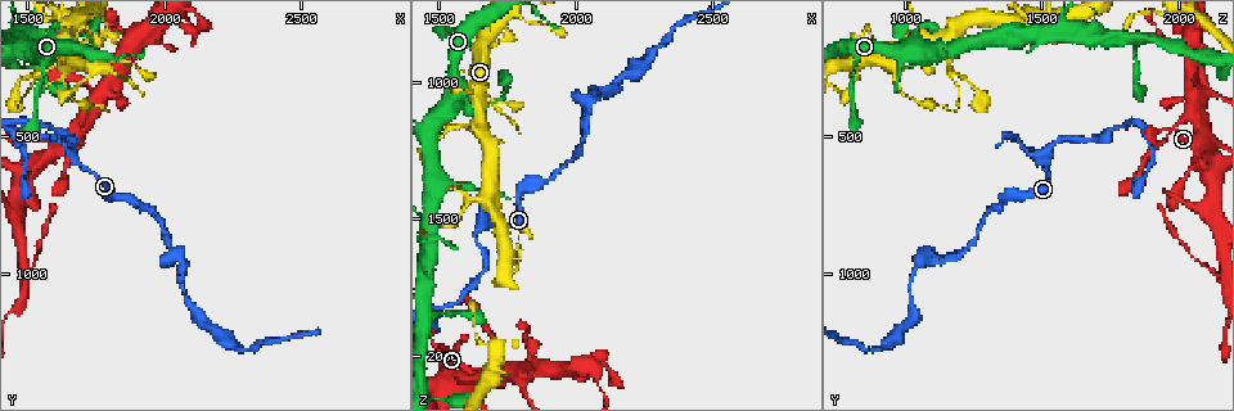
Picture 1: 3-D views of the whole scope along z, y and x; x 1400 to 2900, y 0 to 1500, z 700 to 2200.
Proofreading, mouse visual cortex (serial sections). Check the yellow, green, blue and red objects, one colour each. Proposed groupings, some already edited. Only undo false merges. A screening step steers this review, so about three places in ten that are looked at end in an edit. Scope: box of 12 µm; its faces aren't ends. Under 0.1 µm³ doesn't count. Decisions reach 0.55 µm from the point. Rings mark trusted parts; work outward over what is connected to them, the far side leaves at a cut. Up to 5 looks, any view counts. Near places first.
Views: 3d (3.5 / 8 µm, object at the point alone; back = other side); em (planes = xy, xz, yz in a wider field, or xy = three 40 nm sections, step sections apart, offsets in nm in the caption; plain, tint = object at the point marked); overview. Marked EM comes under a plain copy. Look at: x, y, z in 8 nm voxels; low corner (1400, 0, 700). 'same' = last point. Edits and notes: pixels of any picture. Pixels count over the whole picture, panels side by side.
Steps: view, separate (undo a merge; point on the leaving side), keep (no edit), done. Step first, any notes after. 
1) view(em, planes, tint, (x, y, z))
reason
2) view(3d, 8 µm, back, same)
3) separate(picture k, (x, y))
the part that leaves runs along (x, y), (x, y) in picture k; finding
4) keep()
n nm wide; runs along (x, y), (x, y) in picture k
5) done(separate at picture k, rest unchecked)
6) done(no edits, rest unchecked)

view(3d, 3.5 µm, (1760, 350, 2060))
four arms meet

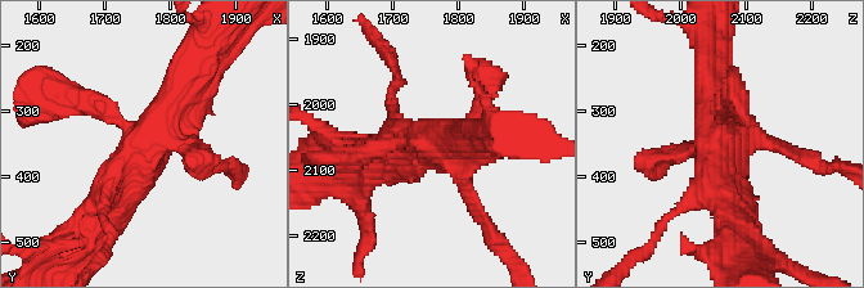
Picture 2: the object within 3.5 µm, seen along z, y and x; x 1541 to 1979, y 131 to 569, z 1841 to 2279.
view(em, xy, step 5, tint, (1760, 355, 2050))
now the EM

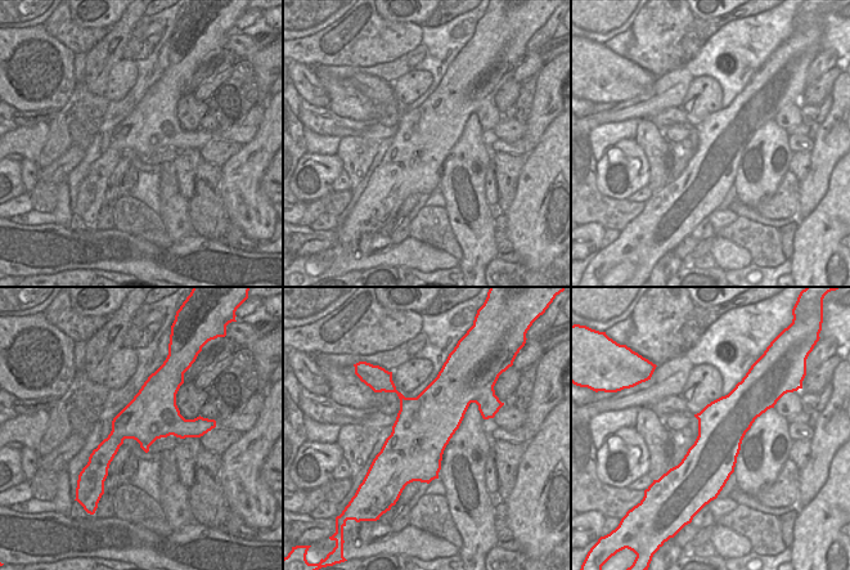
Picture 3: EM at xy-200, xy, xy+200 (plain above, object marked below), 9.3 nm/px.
keep()
runs along (102, 215), (197, 73) in picture 2; one cell here

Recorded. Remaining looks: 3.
view(3d, 3.5 µm, (1630, 520, 1560))
abrupt turn

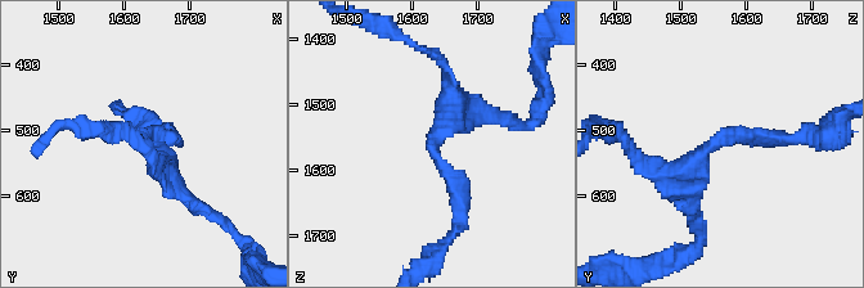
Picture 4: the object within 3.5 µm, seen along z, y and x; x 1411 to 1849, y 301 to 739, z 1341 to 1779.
view(em, xy, step 1, tint, (1635, 515, 1550))
arms of 200, 200 nm; shape alone is not enough

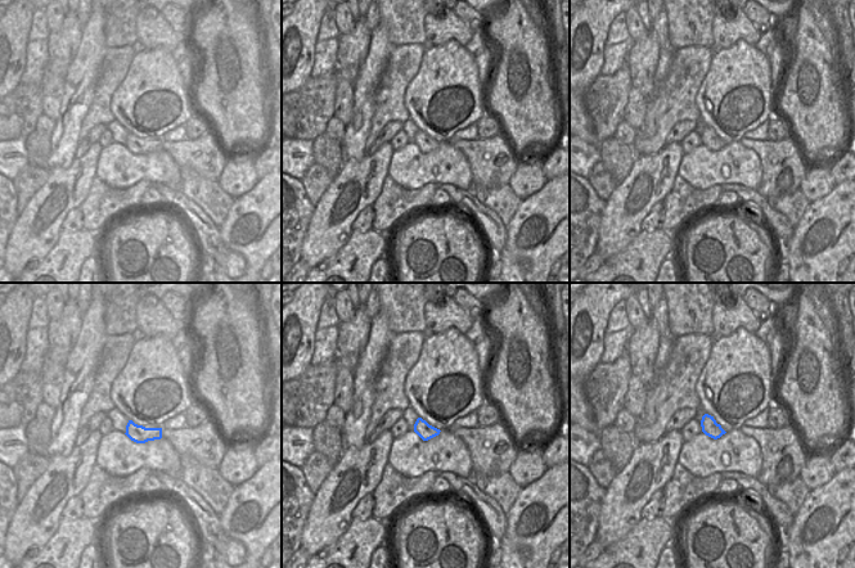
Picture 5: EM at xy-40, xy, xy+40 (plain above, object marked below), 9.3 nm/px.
view(em, xy, step 2, tint, same)
another direction

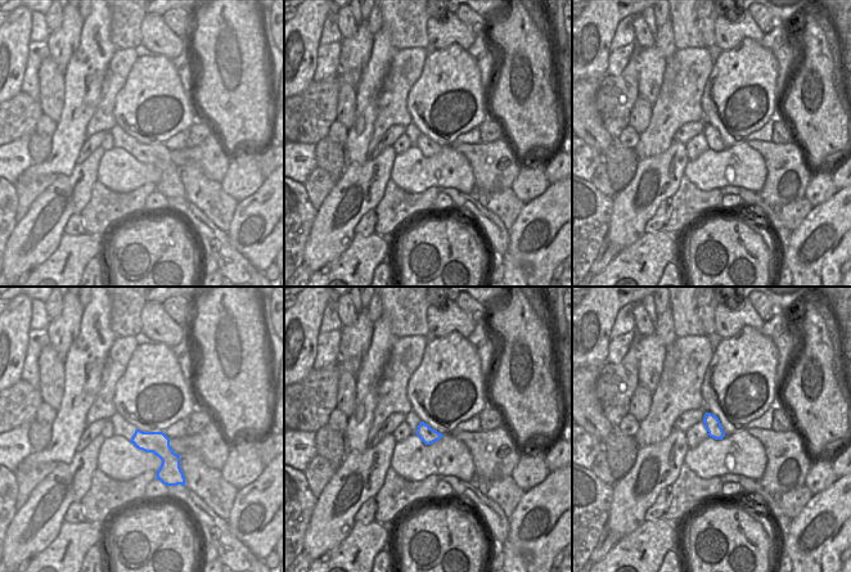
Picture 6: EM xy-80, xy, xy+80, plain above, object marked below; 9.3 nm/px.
keep()
runs along (688, 202), (724, 135), (787, 139) in picture 4; one cell here

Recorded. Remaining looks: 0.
done(no edits, rest unchecked)

